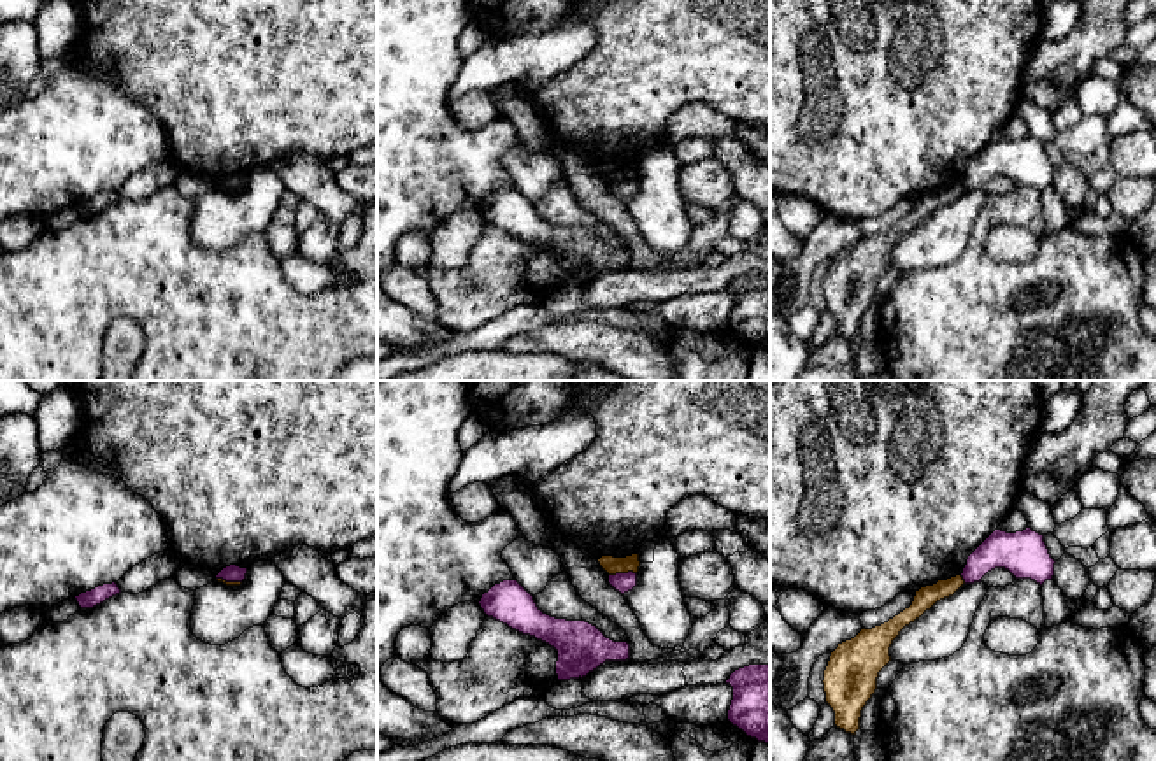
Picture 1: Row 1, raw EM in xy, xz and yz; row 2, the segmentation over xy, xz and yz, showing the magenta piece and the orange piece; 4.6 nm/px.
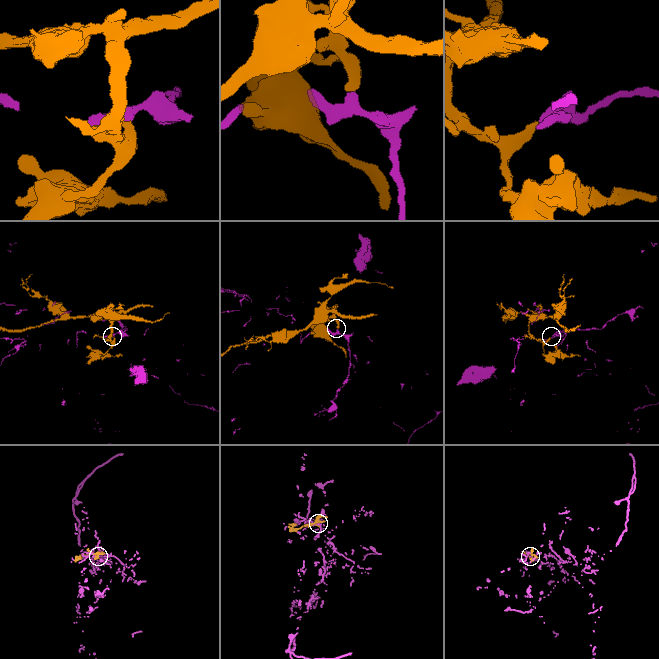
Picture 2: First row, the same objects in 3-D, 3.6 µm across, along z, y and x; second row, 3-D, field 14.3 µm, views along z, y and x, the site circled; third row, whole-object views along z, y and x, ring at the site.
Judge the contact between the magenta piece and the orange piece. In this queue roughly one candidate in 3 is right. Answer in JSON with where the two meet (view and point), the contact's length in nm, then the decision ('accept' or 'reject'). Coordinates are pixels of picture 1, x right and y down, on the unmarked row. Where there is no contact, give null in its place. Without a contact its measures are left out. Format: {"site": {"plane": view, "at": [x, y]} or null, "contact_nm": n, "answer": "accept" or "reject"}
{"site": {"plane": "xz", "at": [621, 181]}, "contact_nm": 130, "answer": "reject"}

